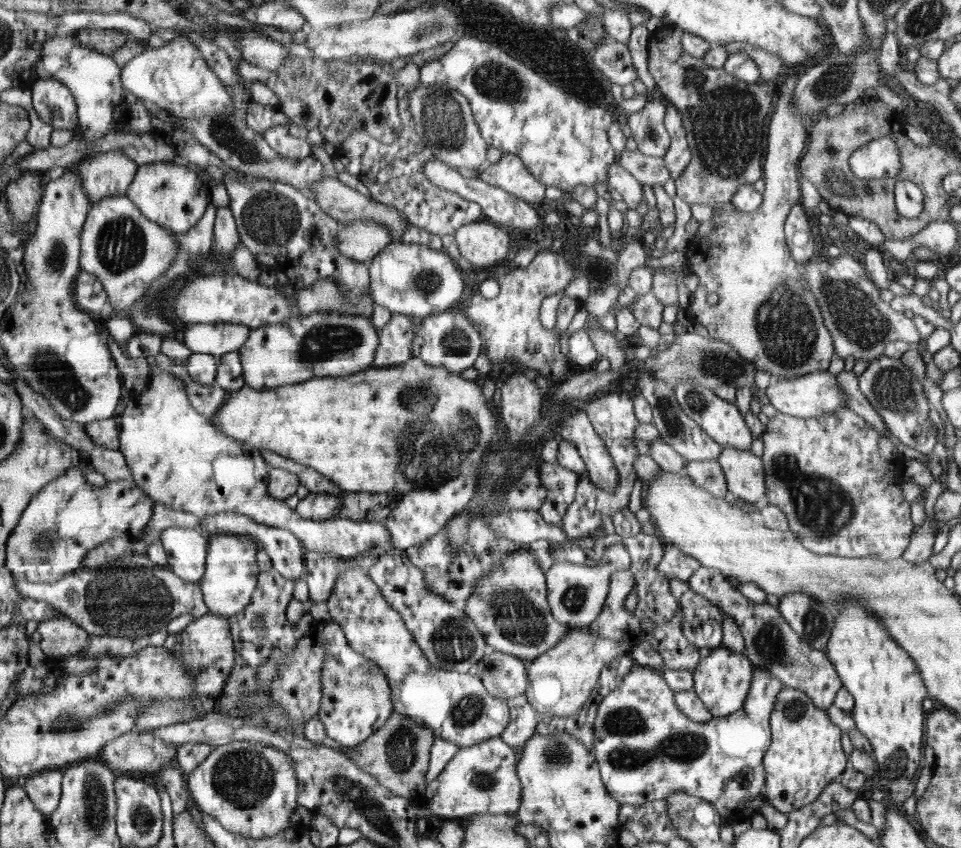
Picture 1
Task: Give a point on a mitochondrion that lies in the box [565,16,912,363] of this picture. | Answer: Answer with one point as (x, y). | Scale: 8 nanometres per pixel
(725, 118)

